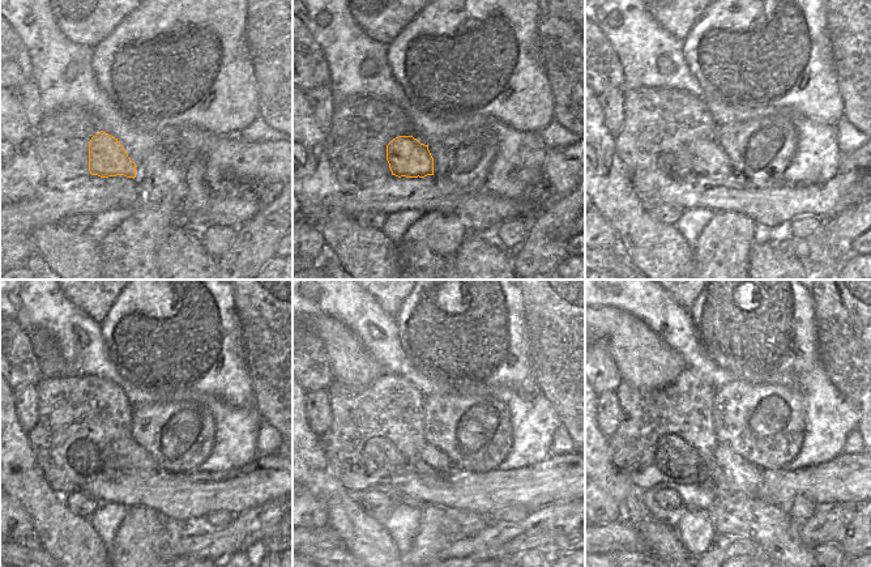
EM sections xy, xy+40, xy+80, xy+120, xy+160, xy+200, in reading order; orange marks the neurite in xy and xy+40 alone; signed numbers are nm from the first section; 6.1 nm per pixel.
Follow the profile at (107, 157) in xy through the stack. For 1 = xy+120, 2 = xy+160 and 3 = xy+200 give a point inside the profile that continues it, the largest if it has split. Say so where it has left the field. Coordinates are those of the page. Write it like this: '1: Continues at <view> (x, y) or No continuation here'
1: Continues at xy+120 (128, 455)
2: Continues at xy+160 (432, 463)
3: Continues at xy+200 (731, 474)

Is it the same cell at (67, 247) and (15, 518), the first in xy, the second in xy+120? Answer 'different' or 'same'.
different

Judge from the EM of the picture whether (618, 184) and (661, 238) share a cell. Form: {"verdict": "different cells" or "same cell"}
{"verdict": "same cell"}

